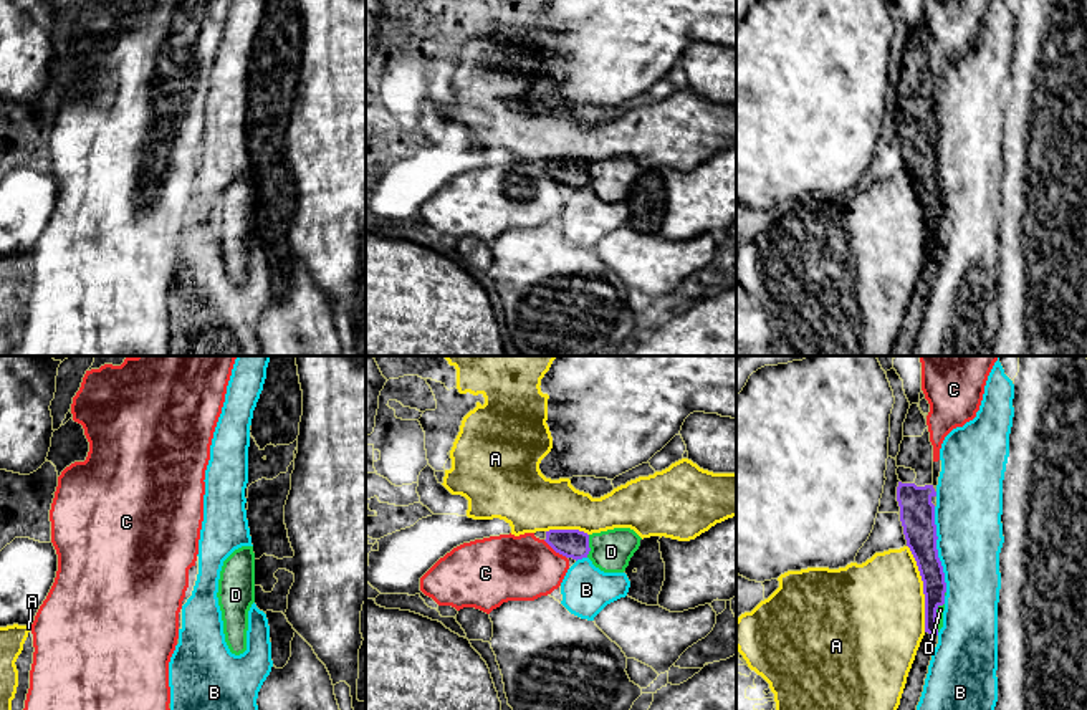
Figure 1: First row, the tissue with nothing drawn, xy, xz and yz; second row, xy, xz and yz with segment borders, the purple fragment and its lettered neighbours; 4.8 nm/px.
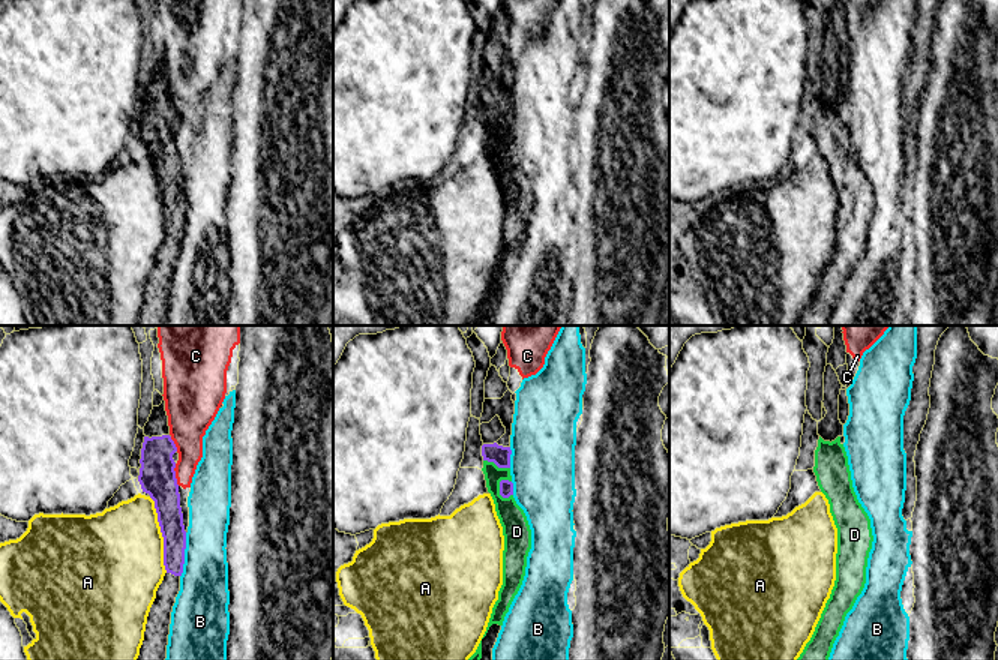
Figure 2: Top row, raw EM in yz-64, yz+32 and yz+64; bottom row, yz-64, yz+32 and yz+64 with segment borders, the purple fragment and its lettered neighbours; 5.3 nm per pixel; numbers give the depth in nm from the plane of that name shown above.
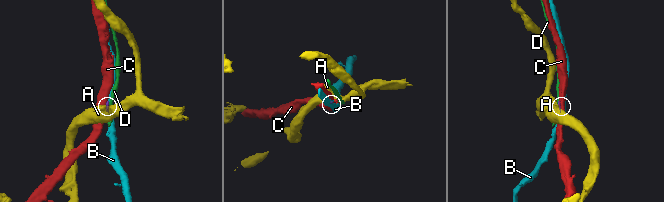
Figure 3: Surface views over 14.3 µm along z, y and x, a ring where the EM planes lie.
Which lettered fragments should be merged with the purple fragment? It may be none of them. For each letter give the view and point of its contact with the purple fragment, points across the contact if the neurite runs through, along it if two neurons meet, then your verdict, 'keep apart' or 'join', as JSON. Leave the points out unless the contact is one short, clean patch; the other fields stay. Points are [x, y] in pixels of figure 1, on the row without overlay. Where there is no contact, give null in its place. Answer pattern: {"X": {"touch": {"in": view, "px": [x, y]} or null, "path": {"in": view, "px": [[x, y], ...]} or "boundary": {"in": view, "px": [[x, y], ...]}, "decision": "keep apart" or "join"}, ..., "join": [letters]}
{"A": {"touch": {"in": "yz", "px": [924, 217]}, "boundary": {"in": "yz", "px": [[907, 174], [922, 211], [925, 260]]}, "decision": "keep apart"}, "B": {"touch": {"in": "yz", "px": [937, 179]}, "decision": "keep apart"}, "C": {"touch": {"in": "xz", "px": [555, 179]}, "decision": "keep apart"}, "D": {"touch": {"in": "xz", "px": [588, 176]}, "decision": "keep apart"}, "join": []}

